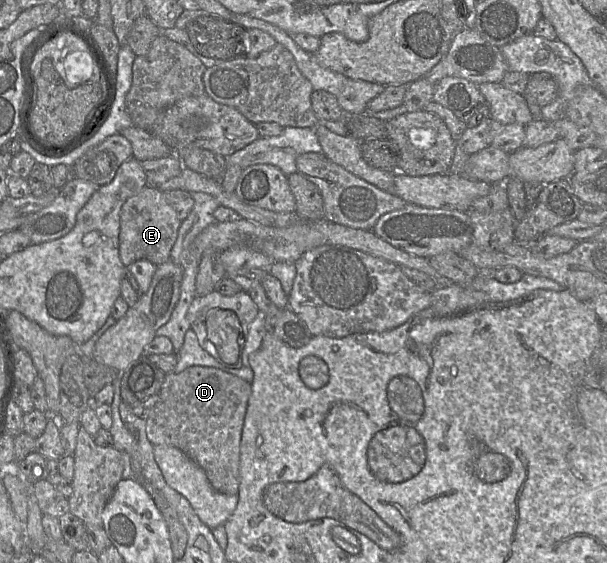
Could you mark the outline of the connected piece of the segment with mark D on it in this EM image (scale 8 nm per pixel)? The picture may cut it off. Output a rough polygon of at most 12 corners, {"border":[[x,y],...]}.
{"border":[[214,367],[166,374],[146,420],[213,489],[237,495],[251,384]]}

